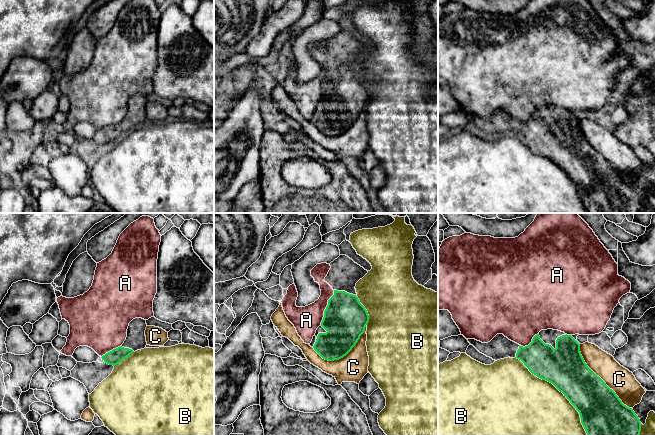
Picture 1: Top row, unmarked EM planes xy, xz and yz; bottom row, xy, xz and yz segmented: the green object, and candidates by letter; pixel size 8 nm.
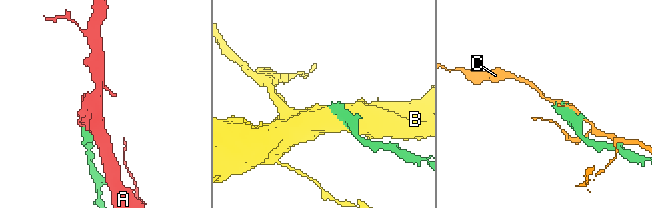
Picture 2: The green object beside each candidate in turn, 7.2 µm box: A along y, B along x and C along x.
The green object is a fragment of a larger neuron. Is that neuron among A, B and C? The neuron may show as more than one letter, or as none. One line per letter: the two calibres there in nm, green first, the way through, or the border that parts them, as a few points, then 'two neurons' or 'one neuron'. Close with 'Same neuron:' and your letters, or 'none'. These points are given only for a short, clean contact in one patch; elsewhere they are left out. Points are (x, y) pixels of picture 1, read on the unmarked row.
A: calibres 360 and 220 nm; two neurons
B: calibres 320 and 500 nm; two neurons
C: calibres 340 and 200 nm; two neurons
Same neuron: none

